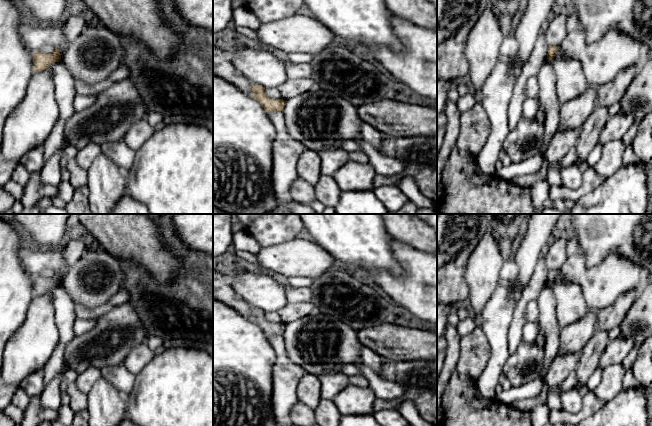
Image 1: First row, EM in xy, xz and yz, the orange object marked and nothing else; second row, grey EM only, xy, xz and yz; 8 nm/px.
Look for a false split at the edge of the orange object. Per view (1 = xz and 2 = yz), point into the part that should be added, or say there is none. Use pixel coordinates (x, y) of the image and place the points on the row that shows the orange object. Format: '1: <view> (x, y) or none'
1: none
2: none

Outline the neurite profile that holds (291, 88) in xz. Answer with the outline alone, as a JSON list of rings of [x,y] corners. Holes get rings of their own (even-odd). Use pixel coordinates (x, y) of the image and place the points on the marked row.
[[[310,78],[290,79],[281,84],[278,90],[281,94],[281,99],[287,101],[291,98],[299,96],[315,86],[315,83]]]

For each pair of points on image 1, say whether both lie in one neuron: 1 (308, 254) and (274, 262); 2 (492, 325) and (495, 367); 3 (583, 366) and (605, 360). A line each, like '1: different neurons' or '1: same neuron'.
1: same neuron
2: same neuron
3: same neuron

